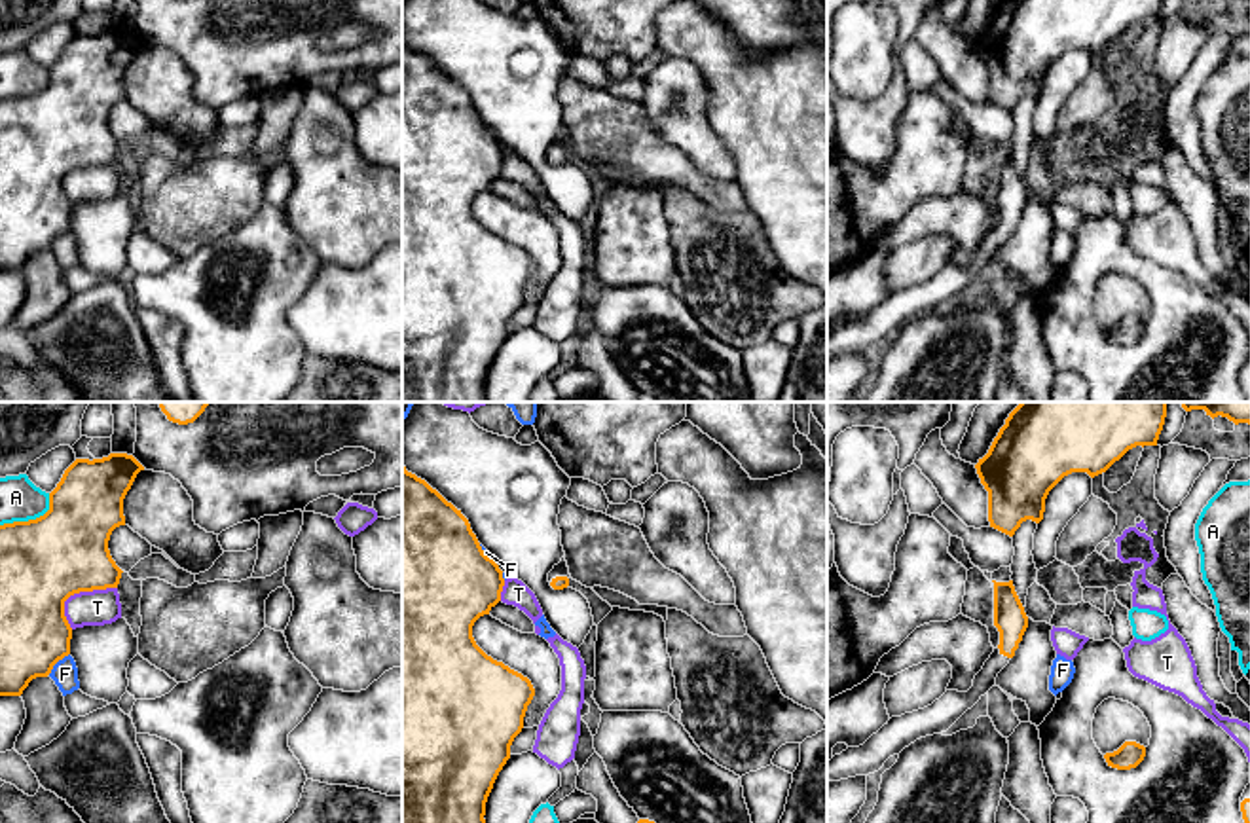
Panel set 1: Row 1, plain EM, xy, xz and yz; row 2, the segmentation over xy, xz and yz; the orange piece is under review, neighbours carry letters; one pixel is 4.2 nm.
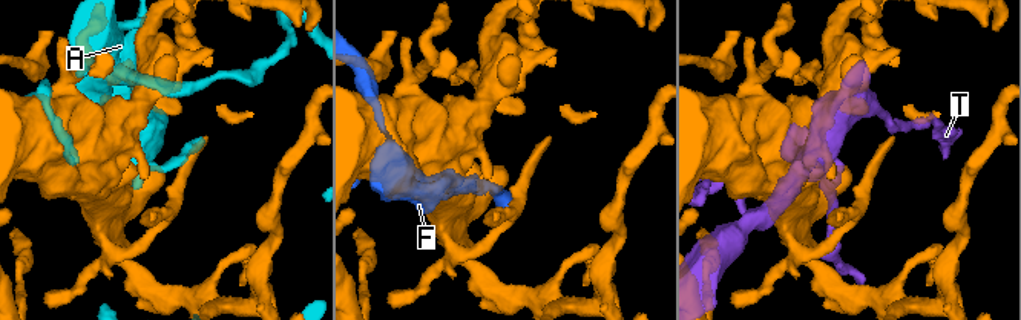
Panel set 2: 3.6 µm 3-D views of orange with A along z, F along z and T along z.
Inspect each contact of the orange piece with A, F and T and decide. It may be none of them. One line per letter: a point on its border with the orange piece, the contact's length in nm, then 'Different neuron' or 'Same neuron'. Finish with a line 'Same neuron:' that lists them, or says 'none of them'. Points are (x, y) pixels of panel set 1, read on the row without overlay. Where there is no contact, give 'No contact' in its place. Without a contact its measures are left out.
A: Touches orange at xy (31, 95). Shared border 260 nm. Different neuron
F: Touches orange at xy (57, 236). Shared border 130 nm. Different neuron
T: Touches orange at xy (78, 167). Shared border 260 nm. Different neuron
Same neuron: none of them

